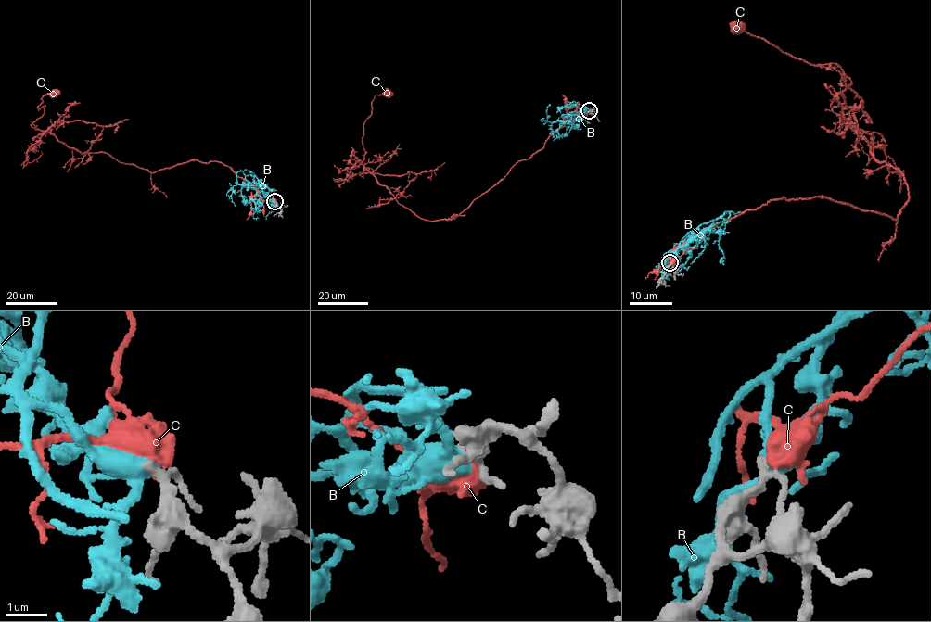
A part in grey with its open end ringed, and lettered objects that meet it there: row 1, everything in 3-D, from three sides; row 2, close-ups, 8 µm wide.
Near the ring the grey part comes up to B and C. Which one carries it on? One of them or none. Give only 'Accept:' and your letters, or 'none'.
Accept: none

